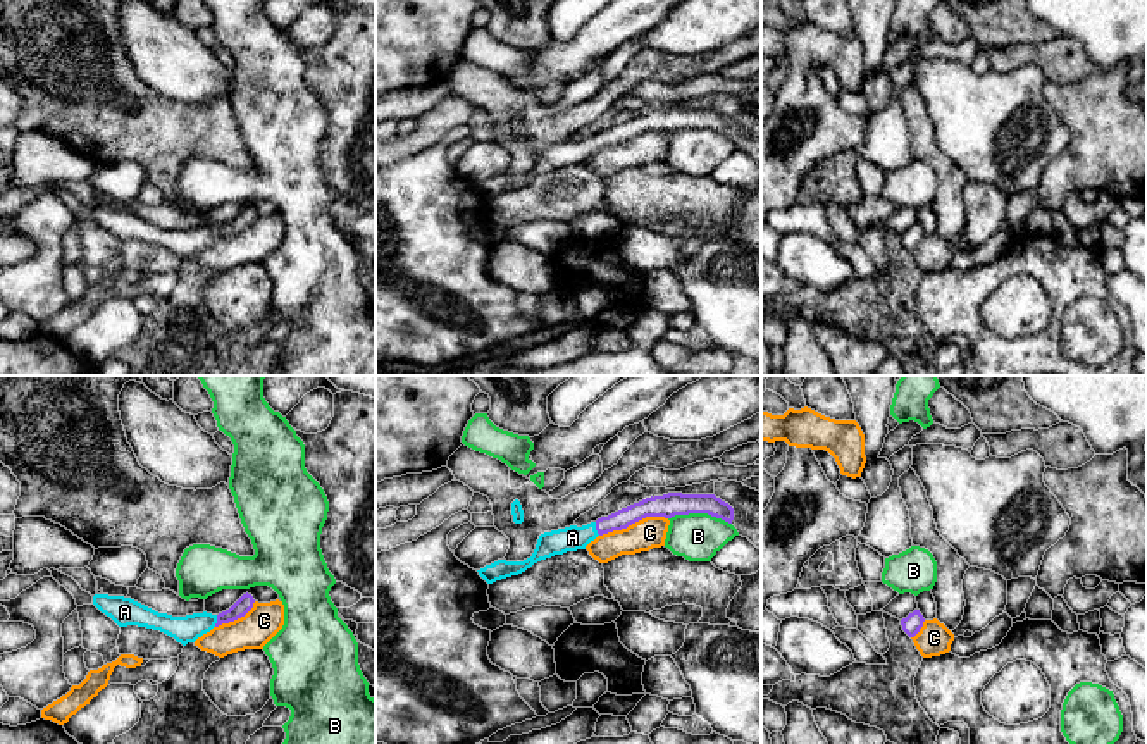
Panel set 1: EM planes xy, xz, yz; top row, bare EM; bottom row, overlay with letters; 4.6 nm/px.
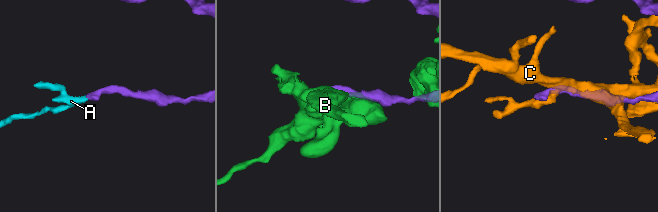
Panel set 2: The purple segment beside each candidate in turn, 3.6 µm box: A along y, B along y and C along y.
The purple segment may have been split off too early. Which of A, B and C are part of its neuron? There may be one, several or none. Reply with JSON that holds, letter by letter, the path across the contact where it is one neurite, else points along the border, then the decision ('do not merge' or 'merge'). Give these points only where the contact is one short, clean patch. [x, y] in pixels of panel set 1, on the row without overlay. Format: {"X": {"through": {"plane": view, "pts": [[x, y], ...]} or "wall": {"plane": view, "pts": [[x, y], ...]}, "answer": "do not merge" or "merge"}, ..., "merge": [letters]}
{"A": {"through": {"plane": "xz", "pts": [[622, 133], [596, 143], [572, 152]]}, "answer": "merge"}, "B": {"wall": {"plane": "xz", "pts": [[669, 131], [710, 128], [731, 138]]}, "answer": "do not merge"}, "C": {"answer": "do not merge"}, "merge": ["A"]}

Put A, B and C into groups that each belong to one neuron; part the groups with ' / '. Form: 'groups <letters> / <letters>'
groups A / B / C

